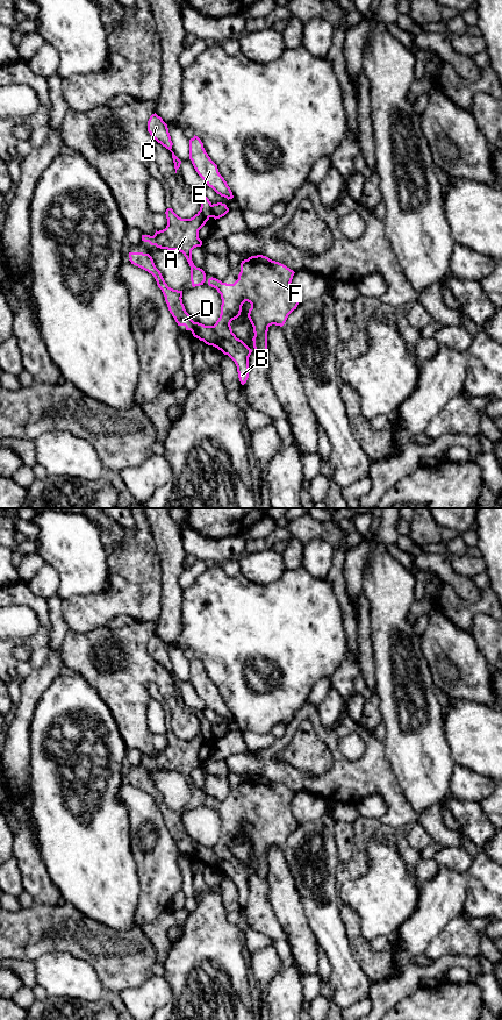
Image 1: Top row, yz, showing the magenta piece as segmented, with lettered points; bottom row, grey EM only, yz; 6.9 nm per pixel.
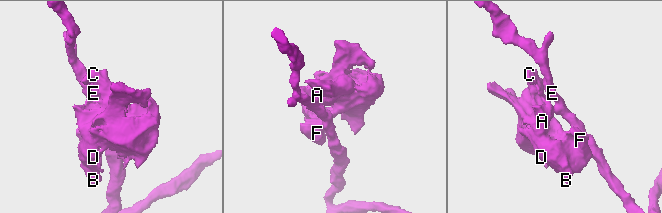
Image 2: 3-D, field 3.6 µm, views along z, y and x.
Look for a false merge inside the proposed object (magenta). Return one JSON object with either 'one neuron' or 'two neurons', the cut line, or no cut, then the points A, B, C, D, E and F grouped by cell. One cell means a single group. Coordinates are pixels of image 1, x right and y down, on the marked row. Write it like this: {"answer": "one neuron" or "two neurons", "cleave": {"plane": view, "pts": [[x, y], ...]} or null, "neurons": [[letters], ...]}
{"answer": "two neurons", "cleave": {"plane": "yz", "pts": [[210, 205], [214, 216]]}, "neurons": [["A", "B", "C", "D", "F"], ["E"]]}

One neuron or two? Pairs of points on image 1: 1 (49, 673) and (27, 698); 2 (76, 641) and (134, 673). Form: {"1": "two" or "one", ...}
{"1": "one", "2": "one"}

